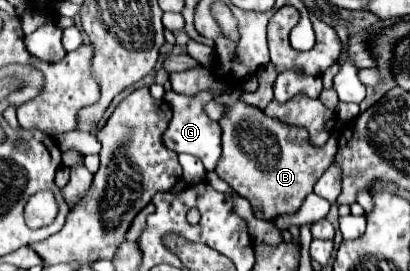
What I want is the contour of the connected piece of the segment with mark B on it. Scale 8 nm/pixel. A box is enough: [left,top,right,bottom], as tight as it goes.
[170,67,336,221]

